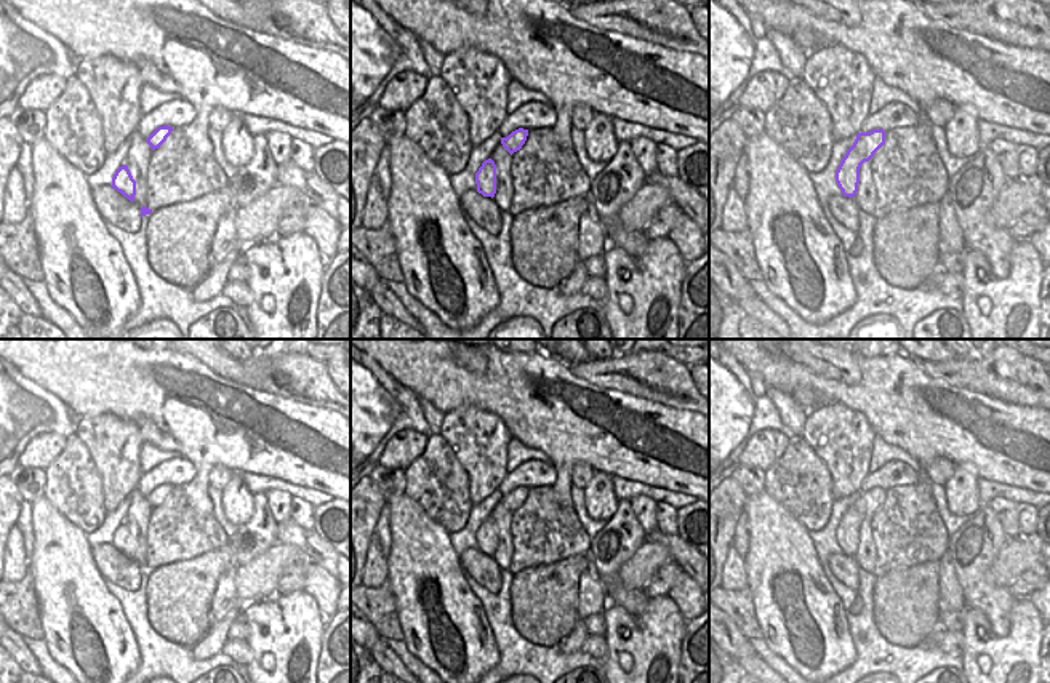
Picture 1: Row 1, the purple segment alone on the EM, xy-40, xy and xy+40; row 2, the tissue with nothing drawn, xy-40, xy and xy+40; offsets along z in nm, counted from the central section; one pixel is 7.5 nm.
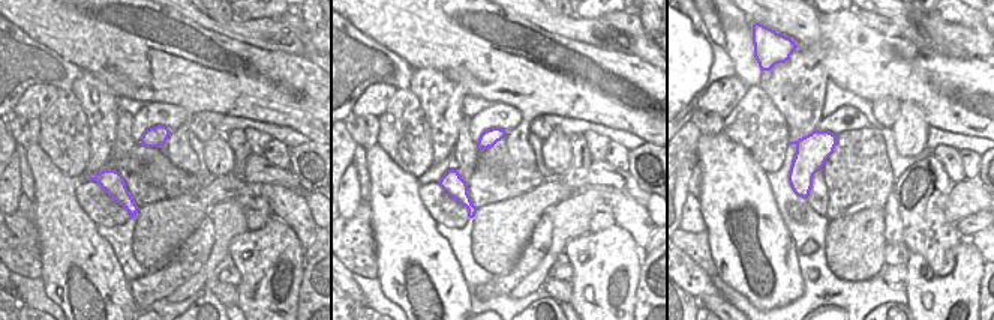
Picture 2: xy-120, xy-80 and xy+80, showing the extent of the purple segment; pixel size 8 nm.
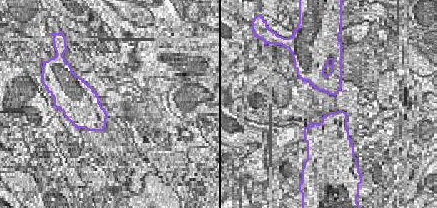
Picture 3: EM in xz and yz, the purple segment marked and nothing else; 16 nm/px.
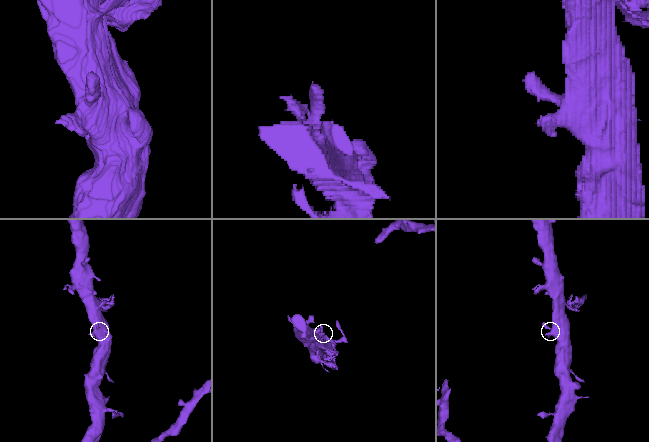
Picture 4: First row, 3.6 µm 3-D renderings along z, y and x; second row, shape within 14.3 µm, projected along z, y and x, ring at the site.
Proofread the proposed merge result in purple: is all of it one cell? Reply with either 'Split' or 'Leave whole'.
Leave whole.

